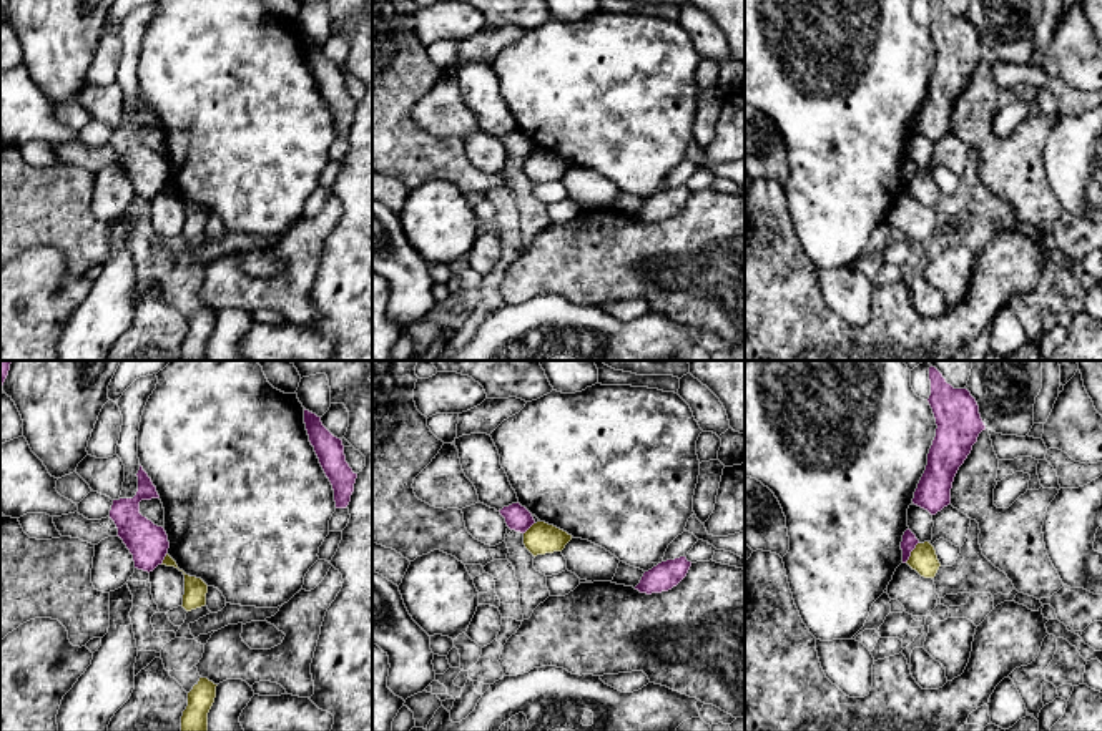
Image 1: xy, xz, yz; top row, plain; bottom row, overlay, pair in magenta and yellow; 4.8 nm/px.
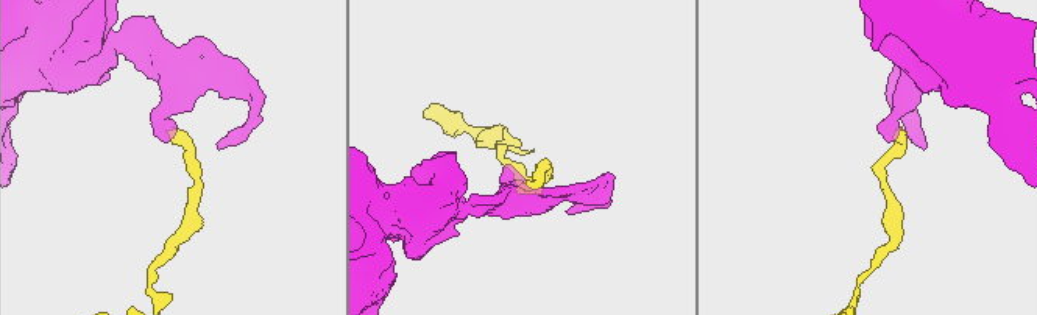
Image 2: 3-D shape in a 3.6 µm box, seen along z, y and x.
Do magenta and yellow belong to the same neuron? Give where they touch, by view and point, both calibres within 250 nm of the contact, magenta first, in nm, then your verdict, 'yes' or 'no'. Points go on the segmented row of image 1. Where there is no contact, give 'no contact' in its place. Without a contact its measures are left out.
yz (911, 550) | 70/130 nm | no

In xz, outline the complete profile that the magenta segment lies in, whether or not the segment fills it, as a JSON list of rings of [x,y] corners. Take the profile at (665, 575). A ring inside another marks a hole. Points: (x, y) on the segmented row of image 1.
[[[686,557],[662,562],[643,573],[635,590],[647,595],[668,591],[686,576],[690,567],[691,562]]]

